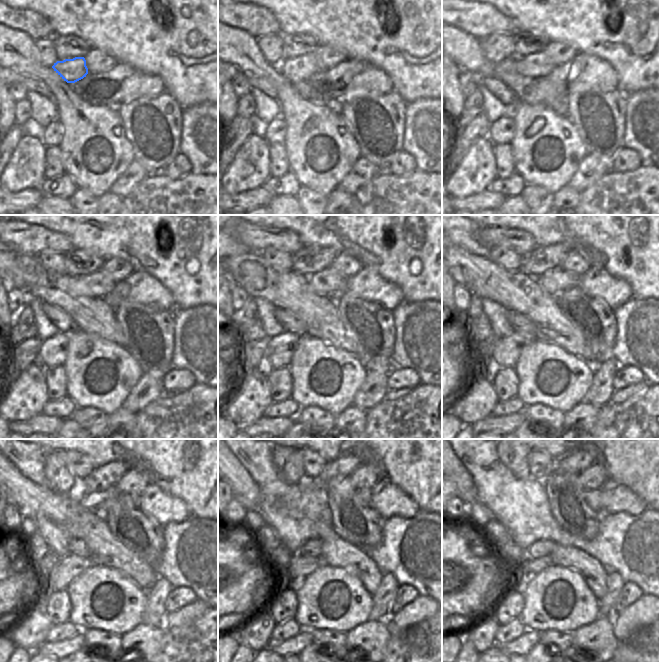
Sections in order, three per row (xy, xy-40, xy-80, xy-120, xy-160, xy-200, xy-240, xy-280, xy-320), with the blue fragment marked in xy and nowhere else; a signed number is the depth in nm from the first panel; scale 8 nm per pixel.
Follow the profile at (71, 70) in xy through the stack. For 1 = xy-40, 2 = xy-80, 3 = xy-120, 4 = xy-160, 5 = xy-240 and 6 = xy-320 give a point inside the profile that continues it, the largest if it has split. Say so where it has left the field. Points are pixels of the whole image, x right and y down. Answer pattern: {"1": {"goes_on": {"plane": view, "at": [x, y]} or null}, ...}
{"1": {"goes_on": {"plane": "xy-40", "at": [301, 68]}}, "2": {"goes_on": {"plane": "xy-80", "at": [538, 64]}}, "3": {"goes_on": {"plane": "xy-120", "at": [99, 284]}}, "4": {"goes_on": {"plane": "xy-160", "at": [329, 282]}}, "5": {"goes_on": {"plane": "xy-240", "at": [130, 501]}}, "6": {"goes_on": {"plane": "xy-320", "at": [593, 497]}}}

